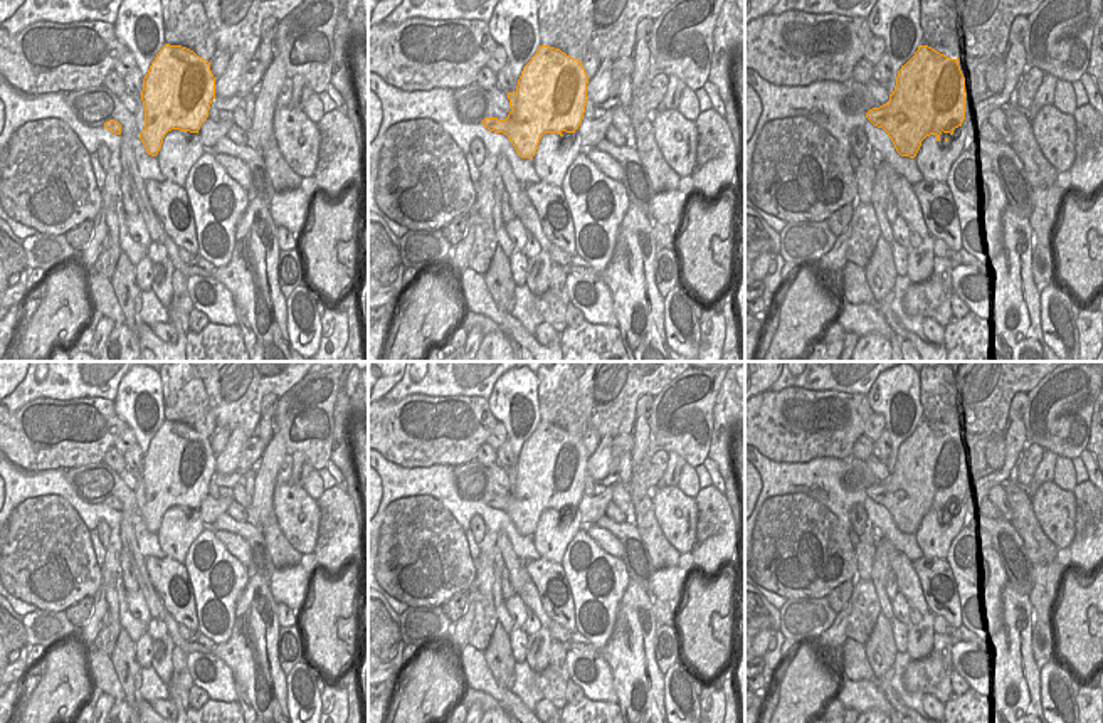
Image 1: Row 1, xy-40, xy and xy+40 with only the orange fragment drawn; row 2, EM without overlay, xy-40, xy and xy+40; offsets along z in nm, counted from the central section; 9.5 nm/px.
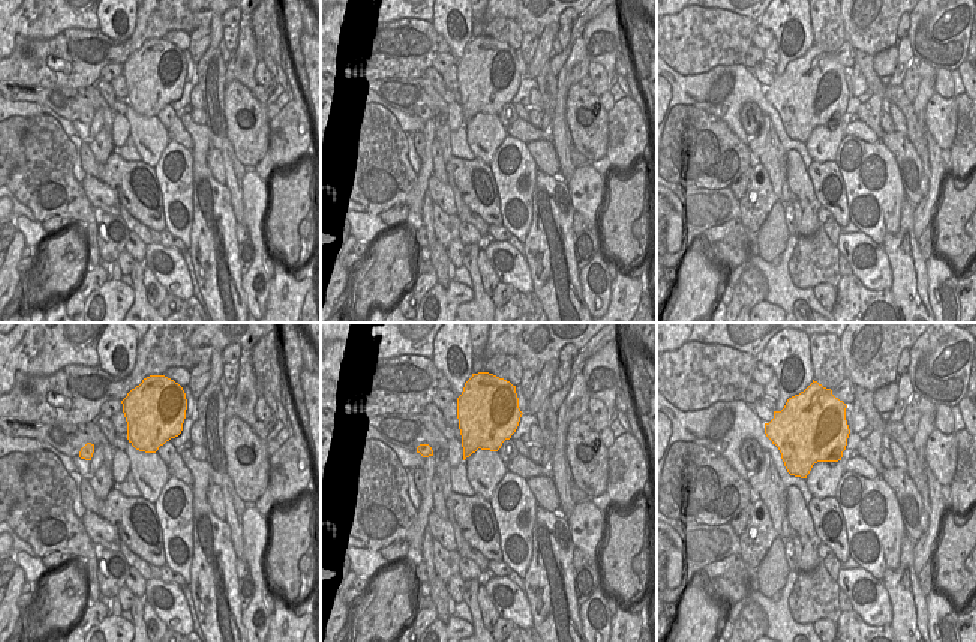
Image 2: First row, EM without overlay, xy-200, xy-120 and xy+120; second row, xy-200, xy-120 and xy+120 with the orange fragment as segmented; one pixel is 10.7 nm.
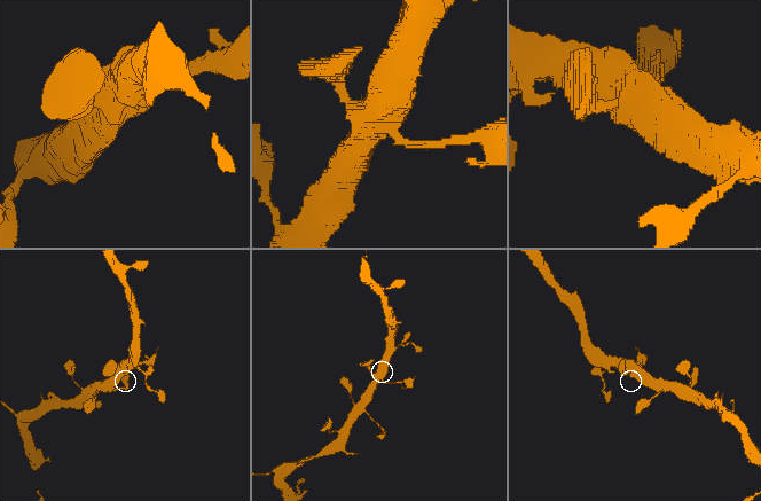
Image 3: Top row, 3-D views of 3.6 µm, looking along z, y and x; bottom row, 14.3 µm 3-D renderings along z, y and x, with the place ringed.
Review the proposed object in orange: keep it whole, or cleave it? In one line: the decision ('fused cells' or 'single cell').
single cell

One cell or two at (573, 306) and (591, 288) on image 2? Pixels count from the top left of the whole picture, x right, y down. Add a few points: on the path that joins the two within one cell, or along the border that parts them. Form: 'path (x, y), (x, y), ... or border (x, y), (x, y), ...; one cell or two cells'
border (579, 270), (580, 294), (586, 306); two cells

